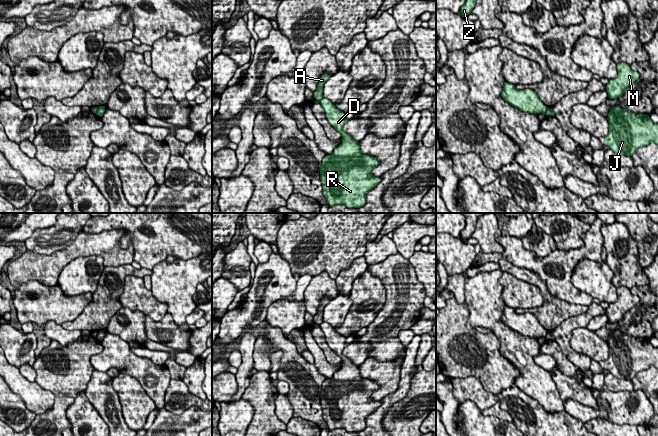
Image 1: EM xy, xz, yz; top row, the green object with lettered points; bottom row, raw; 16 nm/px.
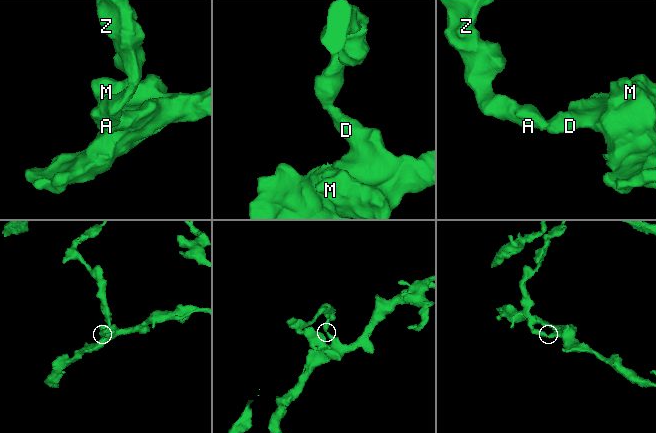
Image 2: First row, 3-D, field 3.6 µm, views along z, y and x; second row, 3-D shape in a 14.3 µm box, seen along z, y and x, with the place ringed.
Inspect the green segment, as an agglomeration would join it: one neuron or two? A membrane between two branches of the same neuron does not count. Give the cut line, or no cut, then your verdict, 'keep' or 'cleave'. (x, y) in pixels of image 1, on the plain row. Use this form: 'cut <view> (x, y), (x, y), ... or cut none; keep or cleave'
cut xz (322, 321), (318, 325); cleave

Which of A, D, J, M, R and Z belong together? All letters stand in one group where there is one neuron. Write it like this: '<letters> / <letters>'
A Z / D J M R

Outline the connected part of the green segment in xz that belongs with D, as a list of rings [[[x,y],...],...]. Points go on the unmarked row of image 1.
[[[322,322],[319,327],[328,346],[343,362],[333,377],[325,379],[322,384],[320,404],[323,419],[329,430],[361,432],[366,428],[366,418],[381,406],[381,401],[371,398],[379,385],[373,380],[363,378],[359,365],[355,365],[343,354],[343,350],[348,346],[346,337],[337,333],[326,322]]]

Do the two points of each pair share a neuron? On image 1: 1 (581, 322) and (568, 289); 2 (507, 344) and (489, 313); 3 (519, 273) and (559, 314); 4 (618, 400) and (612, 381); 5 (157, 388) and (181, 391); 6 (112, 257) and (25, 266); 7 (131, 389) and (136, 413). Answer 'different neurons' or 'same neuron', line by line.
1: different neurons
2: same neuron
3: same neuron
4: different neurons
5: different neurons
6: same neuron
7: same neuron

